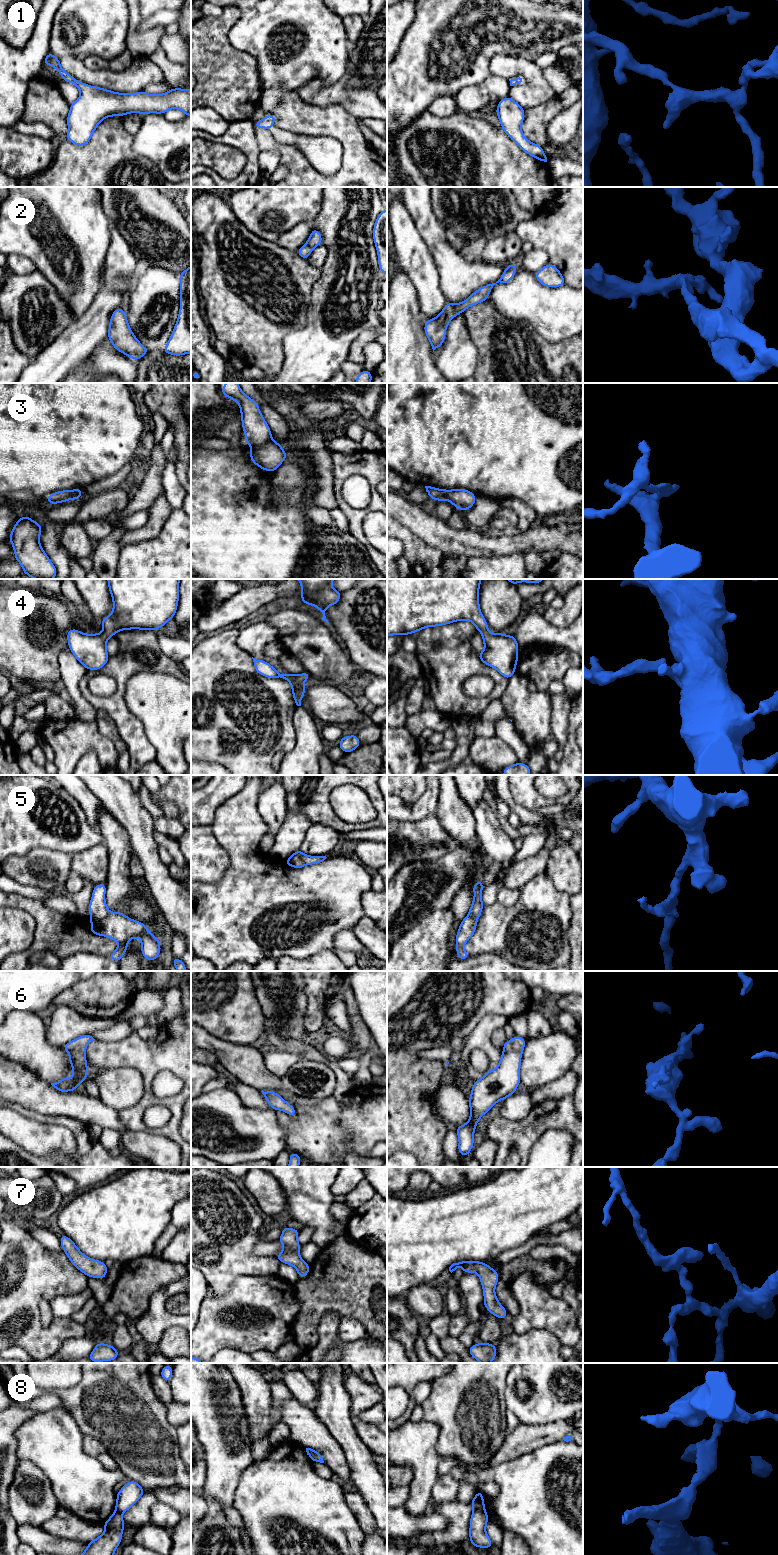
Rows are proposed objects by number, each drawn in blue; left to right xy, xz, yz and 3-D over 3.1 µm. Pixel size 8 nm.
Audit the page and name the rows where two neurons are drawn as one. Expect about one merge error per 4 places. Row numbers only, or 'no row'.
3, 5, 8

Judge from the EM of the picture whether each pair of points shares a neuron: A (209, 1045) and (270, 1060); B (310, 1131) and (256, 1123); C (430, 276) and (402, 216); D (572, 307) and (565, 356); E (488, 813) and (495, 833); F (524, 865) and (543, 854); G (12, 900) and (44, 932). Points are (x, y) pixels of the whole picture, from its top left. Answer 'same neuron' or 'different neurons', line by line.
A: different neurons
B: different neurons
C: same neuron
D: different neurons
E: same neuron
F: same neuron
G: same neuron

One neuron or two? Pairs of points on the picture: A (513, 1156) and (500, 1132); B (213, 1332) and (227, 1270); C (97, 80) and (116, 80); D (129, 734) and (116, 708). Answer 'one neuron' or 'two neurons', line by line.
A: two neurons
B: two neurons
C: one neuron
D: one neuron

